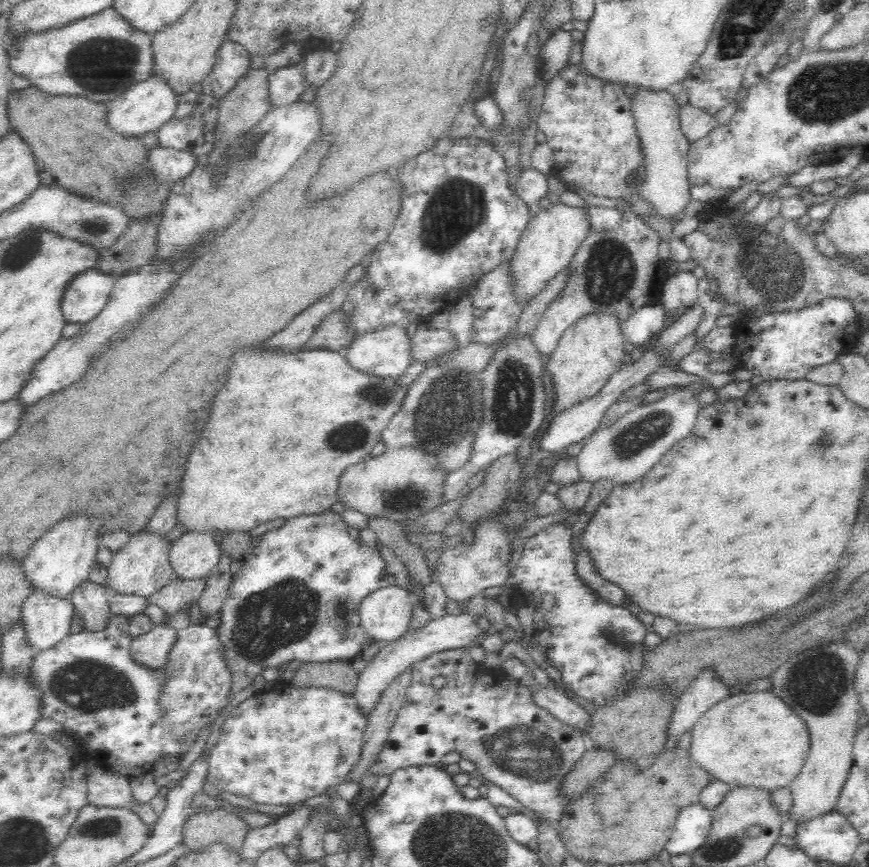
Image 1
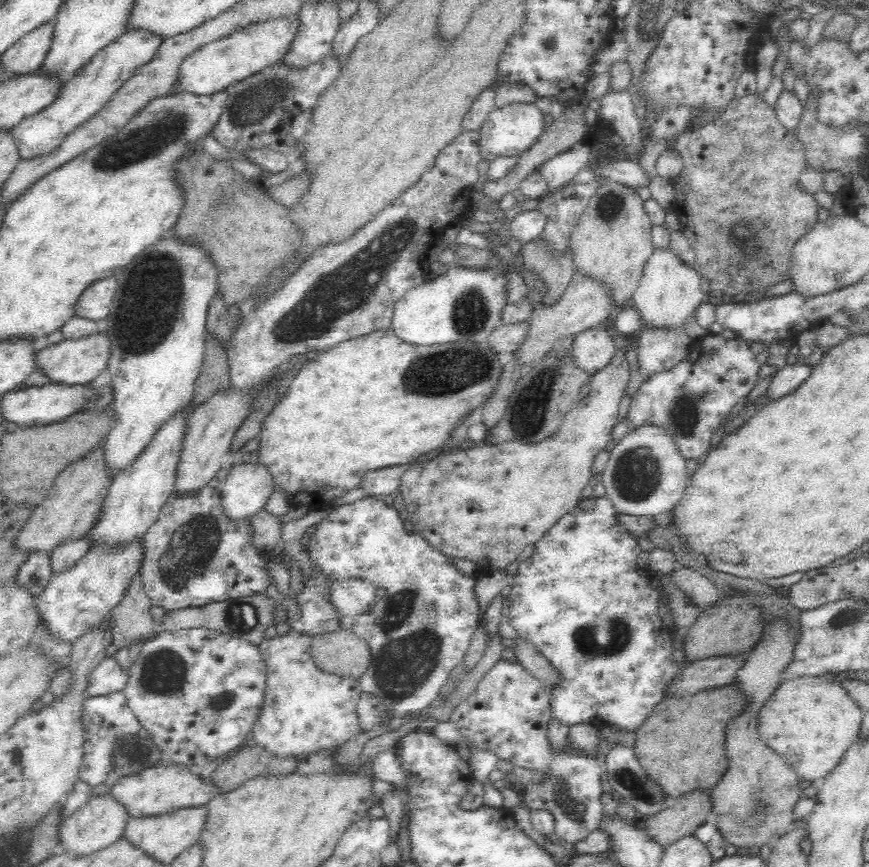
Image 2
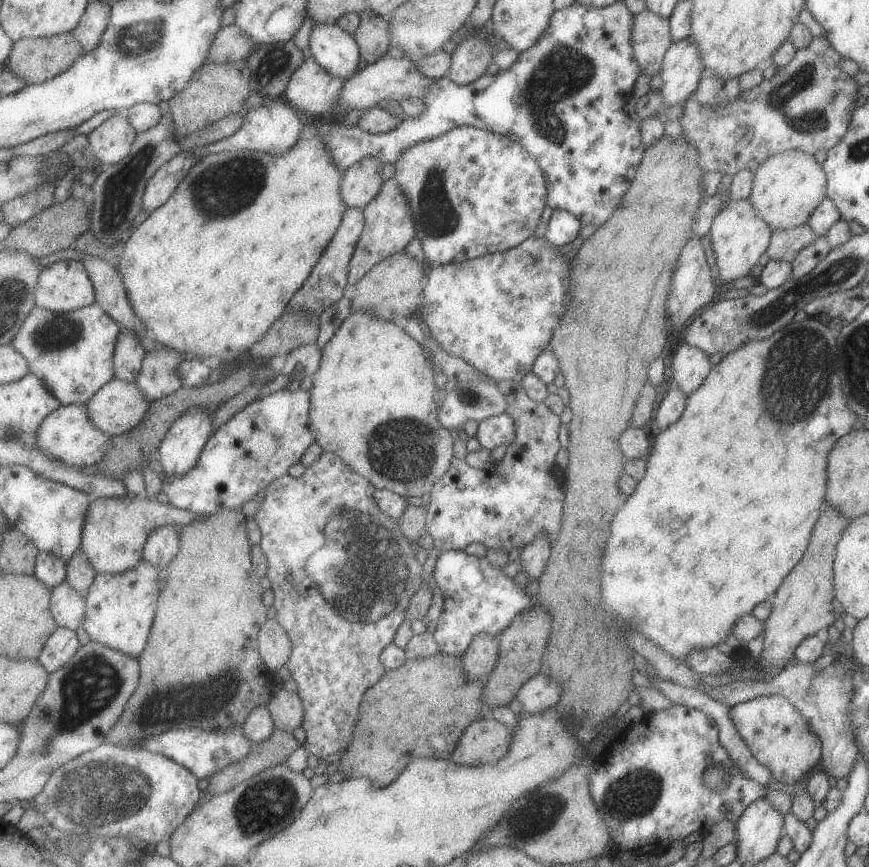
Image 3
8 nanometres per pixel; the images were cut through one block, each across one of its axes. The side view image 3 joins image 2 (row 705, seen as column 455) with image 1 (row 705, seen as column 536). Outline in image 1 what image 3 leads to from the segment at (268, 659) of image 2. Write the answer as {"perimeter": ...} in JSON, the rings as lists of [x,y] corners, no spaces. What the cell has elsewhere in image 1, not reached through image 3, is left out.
{"perimeter":[[[278,681],[275,684],[269,684],[267,689],[256,691],[253,695],[240,702],[230,713],[230,716],[224,720],[220,728],[220,734],[216,744],[211,748],[208,755],[207,778],[209,784],[213,784],[218,791],[227,792],[239,796],[250,798],[254,804],[272,804],[272,806],[300,806],[306,800],[324,794],[332,786],[346,783],[350,778],[350,772],[362,760],[362,744],[365,742],[365,731],[368,727],[369,714],[362,709],[354,693],[343,693],[338,689],[330,687],[316,688],[298,688],[291,682],[285,683]]]}

